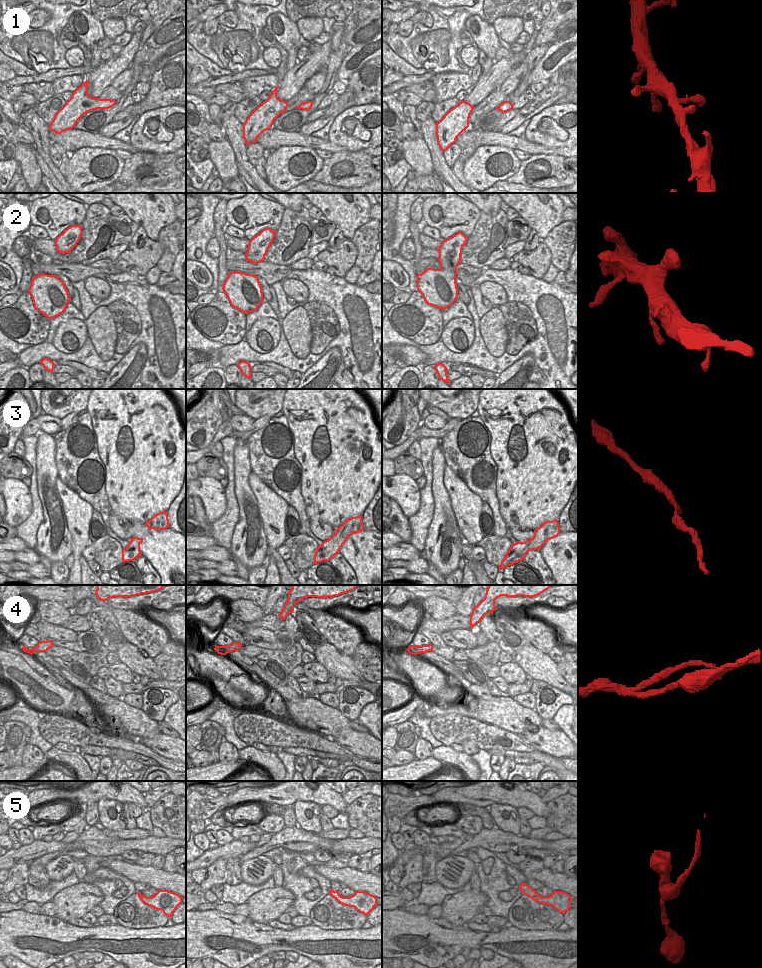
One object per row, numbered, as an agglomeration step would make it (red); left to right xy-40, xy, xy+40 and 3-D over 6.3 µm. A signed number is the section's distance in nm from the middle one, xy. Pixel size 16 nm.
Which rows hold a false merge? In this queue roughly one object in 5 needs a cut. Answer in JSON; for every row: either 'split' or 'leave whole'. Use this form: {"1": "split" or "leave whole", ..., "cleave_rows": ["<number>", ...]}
{"1": "leave whole", "2": "leave whole", "3": "leave whole", "4": "split", "5": "leave whole", "cleave_rows": ["4"]}

